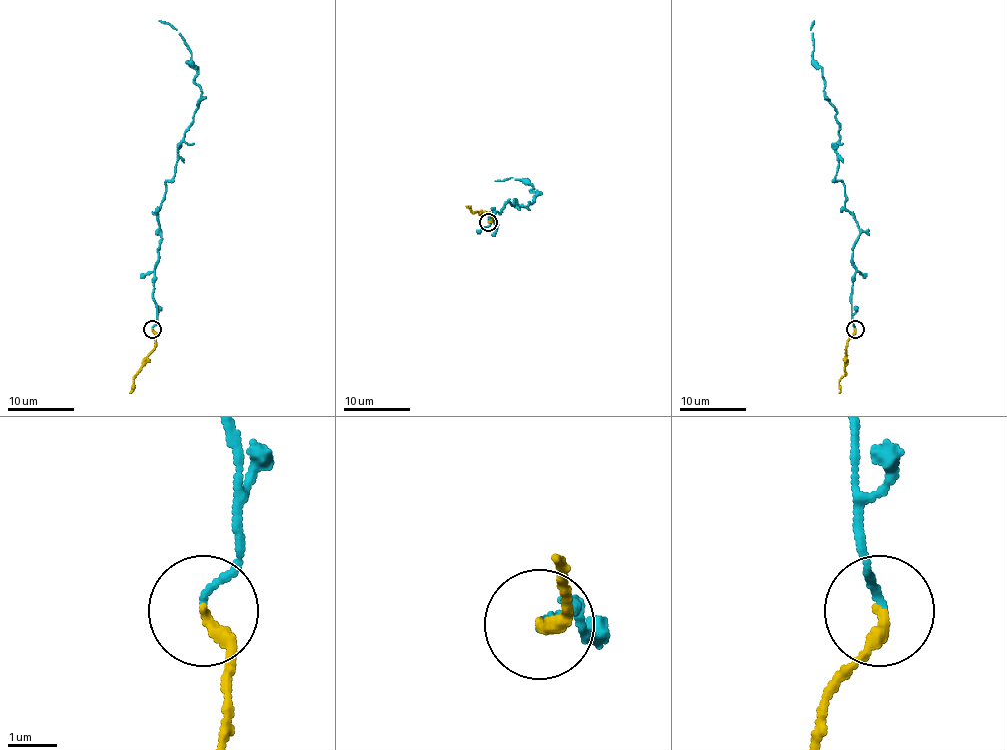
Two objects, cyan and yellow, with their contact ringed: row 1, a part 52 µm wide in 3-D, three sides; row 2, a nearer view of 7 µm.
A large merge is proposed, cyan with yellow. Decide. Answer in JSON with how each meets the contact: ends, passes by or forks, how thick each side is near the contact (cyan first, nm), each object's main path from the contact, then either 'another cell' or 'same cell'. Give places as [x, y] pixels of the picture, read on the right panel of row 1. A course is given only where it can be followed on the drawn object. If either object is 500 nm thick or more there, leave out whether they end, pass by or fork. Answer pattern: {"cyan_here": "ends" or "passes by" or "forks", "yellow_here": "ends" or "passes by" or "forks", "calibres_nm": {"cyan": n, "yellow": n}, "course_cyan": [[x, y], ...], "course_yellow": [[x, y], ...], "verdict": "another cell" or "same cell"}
{"cyan_here": "ends", "yellow_here": "ends", "calibres_nm": {"cyan": 130, "yellow": 280}, "course_cyan": [[855, 329], [852, 254], [860, 234], [845, 207], [845, 185], [835, 179], [837, 110], [813, 58], [813, 20]], "course_yellow": [[855, 329], [848, 340], [845, 374], [838, 382], [838, 392]], "verdict": "same cell"}

